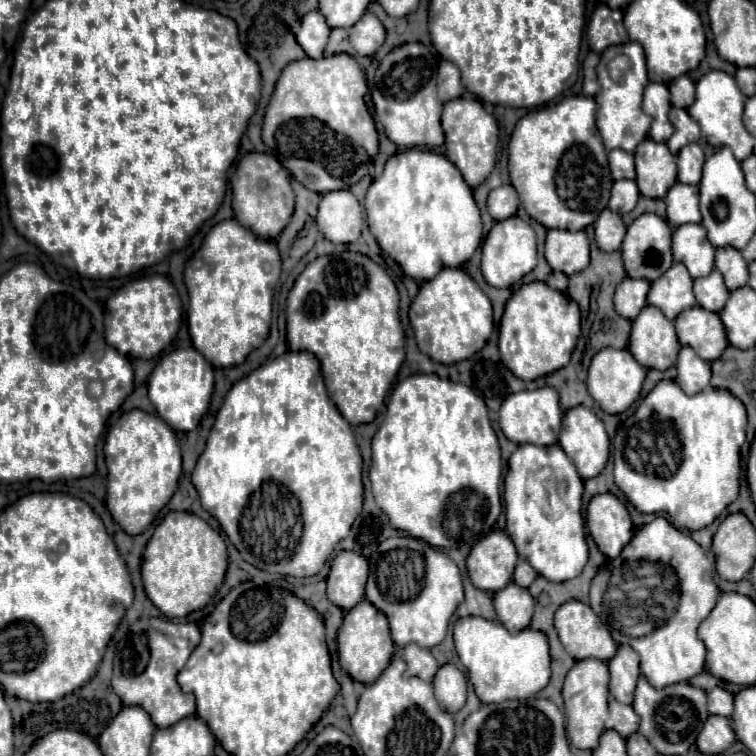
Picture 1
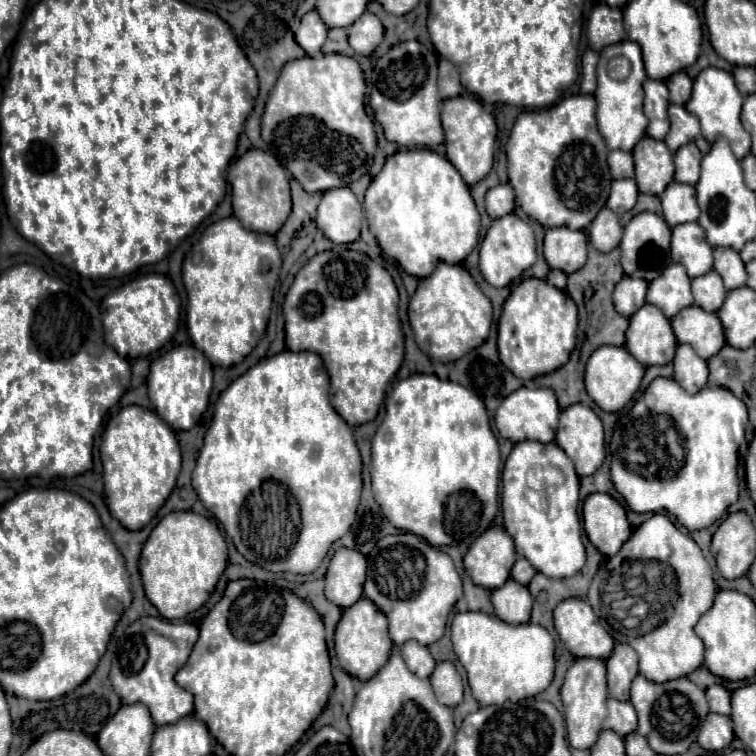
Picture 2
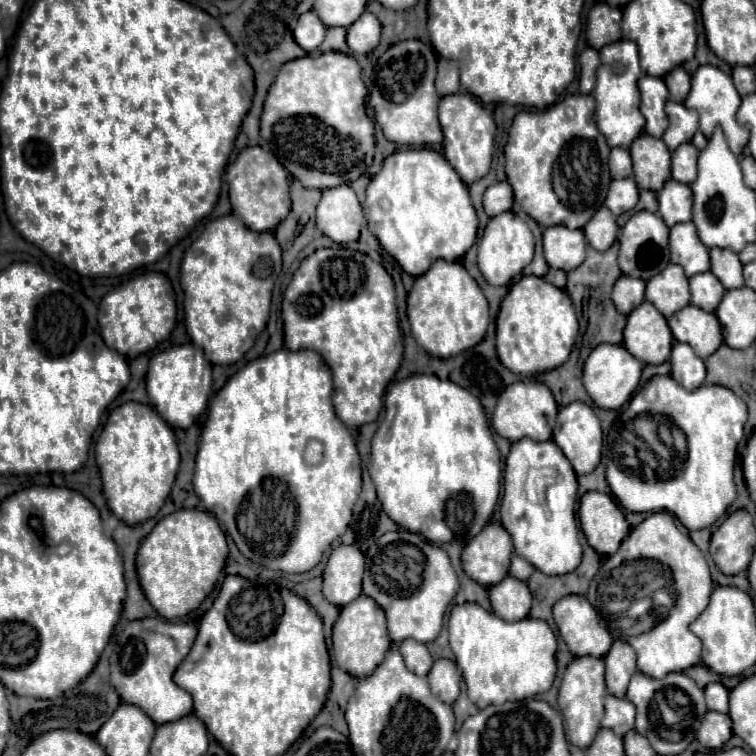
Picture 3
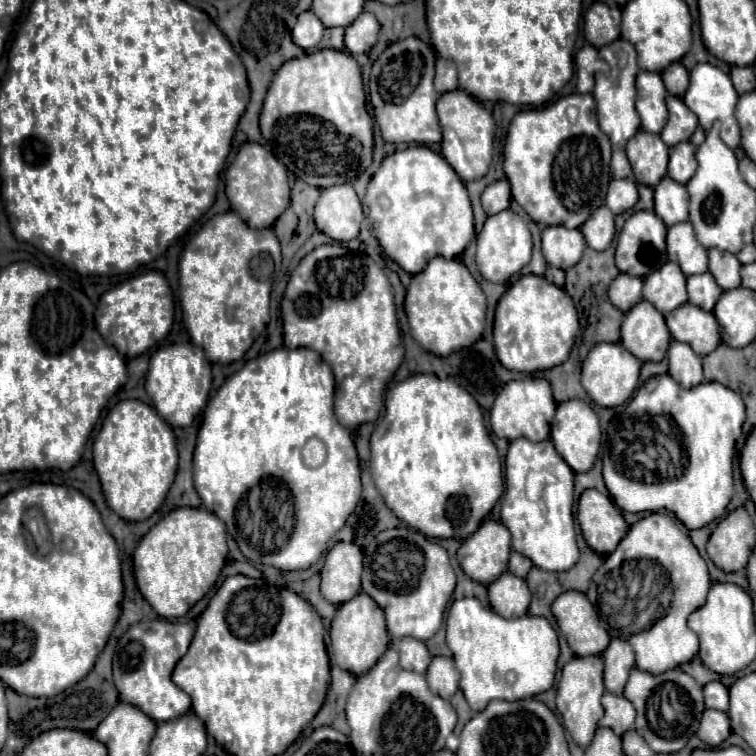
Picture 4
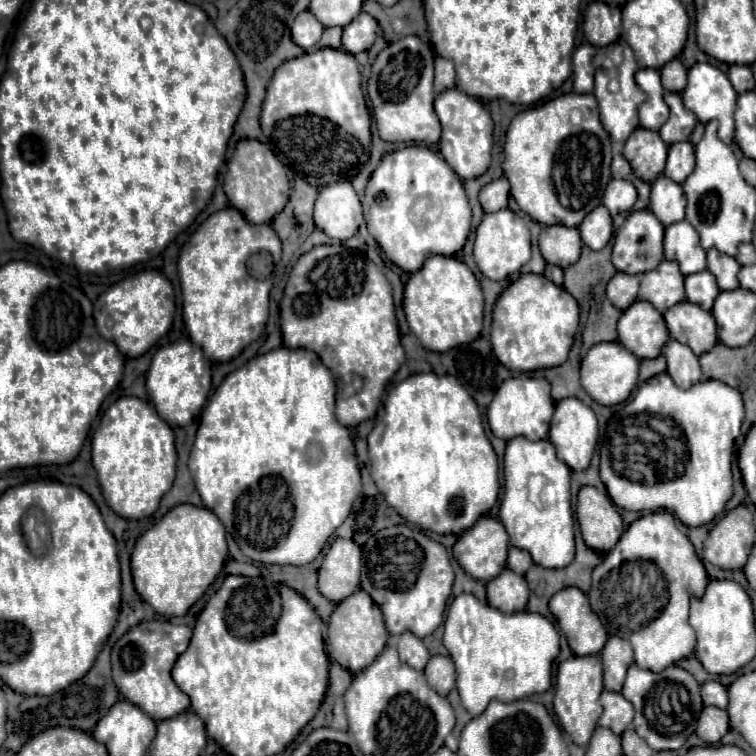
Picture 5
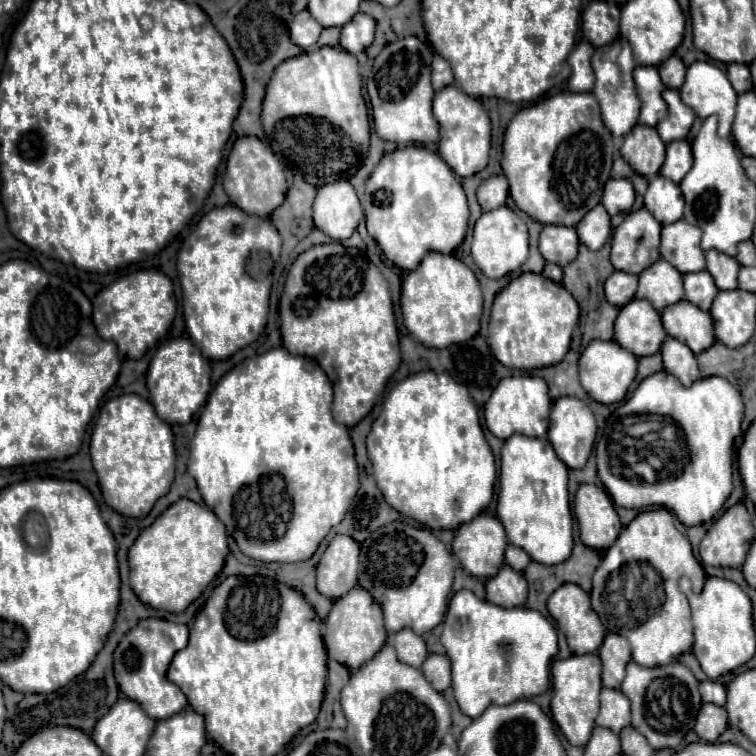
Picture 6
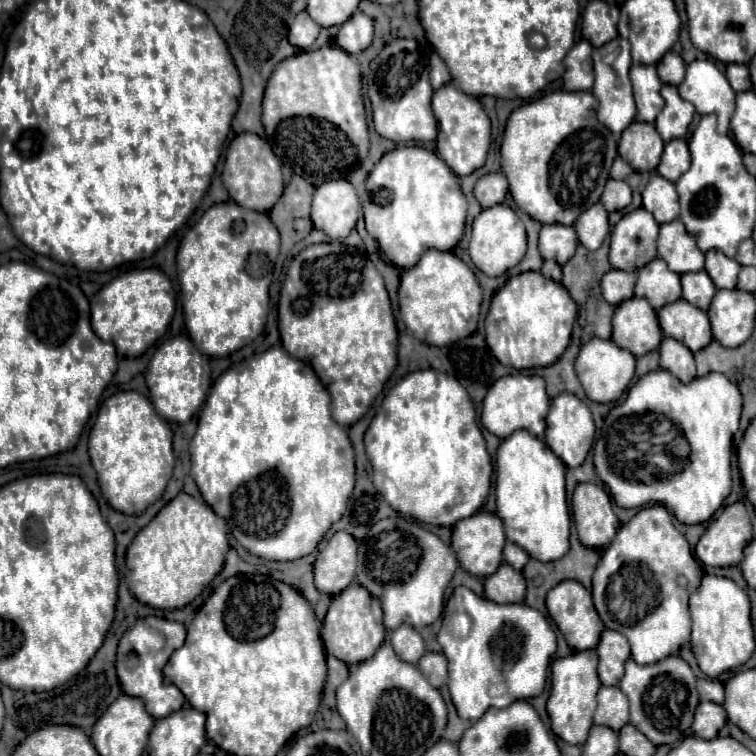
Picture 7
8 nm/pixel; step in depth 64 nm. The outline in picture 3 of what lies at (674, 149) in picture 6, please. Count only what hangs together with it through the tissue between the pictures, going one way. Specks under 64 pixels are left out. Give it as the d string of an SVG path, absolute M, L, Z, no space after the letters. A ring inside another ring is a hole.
M688 142L676 148L672 154L672 178L682 184L692 184L696 180L696 162L698 162L698 148Z

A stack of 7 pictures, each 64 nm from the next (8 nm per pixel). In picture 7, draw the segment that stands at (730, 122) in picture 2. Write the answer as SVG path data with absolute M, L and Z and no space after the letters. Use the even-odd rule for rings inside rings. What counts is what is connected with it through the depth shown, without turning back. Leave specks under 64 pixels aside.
M694 60L686 68L686 78L678 88L680 96L694 104L698 114L716 114L718 132L728 134L730 118L734 112L736 92L726 76L710 60Z

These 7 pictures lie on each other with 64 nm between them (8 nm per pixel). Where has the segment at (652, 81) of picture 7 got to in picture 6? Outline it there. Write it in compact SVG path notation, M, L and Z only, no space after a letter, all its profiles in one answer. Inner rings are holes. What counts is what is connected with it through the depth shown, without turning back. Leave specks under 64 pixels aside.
M638 66L634 72L634 82L636 82L636 90L640 94L640 102L642 102L640 124L656 126L664 116L668 116L668 108L662 100L664 84L658 76L658 70Z

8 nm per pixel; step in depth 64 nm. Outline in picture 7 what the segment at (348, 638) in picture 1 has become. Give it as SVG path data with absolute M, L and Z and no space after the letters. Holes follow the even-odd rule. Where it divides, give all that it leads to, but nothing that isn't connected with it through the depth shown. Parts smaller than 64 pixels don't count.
M352 582L344 592L340 592L340 596L332 598L322 628L322 642L328 654L336 656L346 664L360 664L374 656L376 648L384 642L384 636L386 630L382 624L380 600L376 600L364 586Z

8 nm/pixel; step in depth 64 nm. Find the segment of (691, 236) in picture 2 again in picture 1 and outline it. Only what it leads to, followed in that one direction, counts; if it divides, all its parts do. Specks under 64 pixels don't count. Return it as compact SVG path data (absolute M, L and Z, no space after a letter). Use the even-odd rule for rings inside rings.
M684 224L674 230L672 236L674 262L682 262L692 278L708 276L714 270L716 248L706 238L702 224Z

